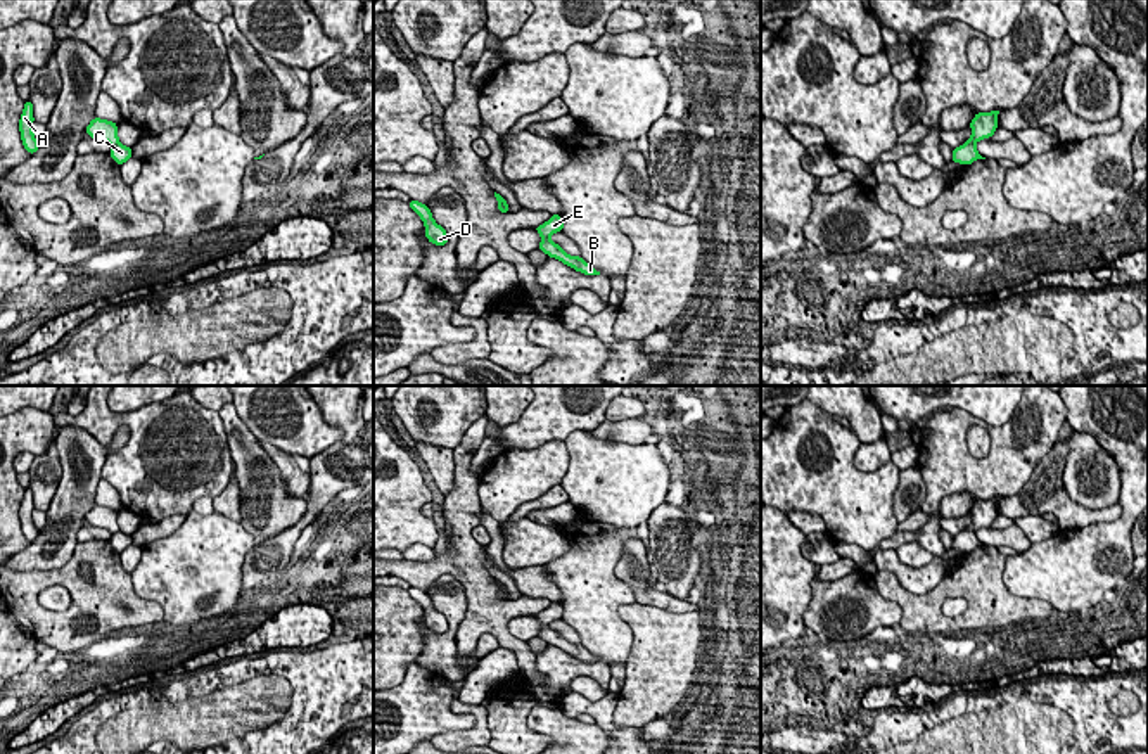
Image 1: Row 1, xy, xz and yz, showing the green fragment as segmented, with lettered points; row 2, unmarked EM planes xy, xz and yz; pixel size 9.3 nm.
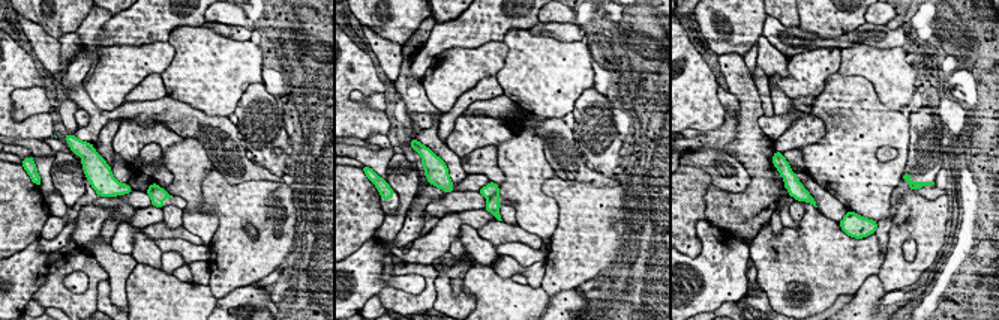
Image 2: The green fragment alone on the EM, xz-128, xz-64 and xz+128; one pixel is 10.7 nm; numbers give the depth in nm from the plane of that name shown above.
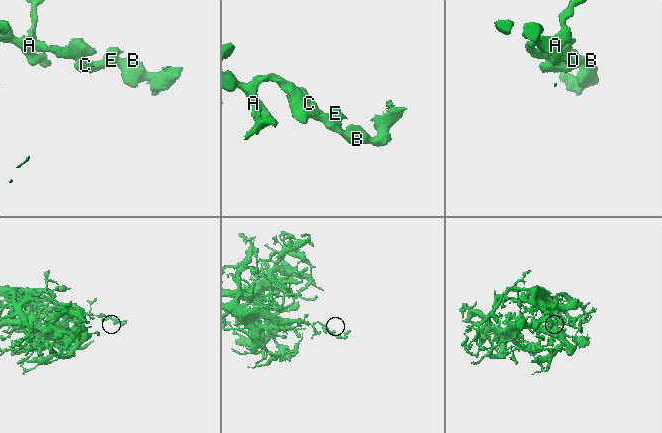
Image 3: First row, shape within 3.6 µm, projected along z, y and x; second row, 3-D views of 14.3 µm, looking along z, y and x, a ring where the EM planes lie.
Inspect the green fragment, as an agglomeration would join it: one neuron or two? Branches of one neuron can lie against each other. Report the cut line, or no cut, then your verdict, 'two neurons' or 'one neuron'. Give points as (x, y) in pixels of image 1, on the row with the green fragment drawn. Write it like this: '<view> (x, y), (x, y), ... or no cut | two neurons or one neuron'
yz (967, 142), (974, 146) | two neurons

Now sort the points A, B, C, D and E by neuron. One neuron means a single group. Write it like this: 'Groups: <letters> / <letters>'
Groups: A D / B C E

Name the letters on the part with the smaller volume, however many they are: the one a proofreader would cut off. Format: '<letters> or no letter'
B, C, E

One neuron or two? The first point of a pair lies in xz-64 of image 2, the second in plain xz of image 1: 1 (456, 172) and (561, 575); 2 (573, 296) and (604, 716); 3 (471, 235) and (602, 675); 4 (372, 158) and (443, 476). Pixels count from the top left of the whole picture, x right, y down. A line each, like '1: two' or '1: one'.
1: two
2: one
3: two
4: two

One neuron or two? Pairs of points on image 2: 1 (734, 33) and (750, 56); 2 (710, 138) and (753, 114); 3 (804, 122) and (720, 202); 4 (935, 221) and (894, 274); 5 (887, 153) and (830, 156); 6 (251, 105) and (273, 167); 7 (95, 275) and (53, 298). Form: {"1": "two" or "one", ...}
{"1": "two", "2": "two", "3": "two", "4": "one", "5": "two", "6": "one", "7": "one"}

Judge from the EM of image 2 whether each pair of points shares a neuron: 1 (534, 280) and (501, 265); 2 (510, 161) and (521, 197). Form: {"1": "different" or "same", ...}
{"1": "same", "2": "same"}

